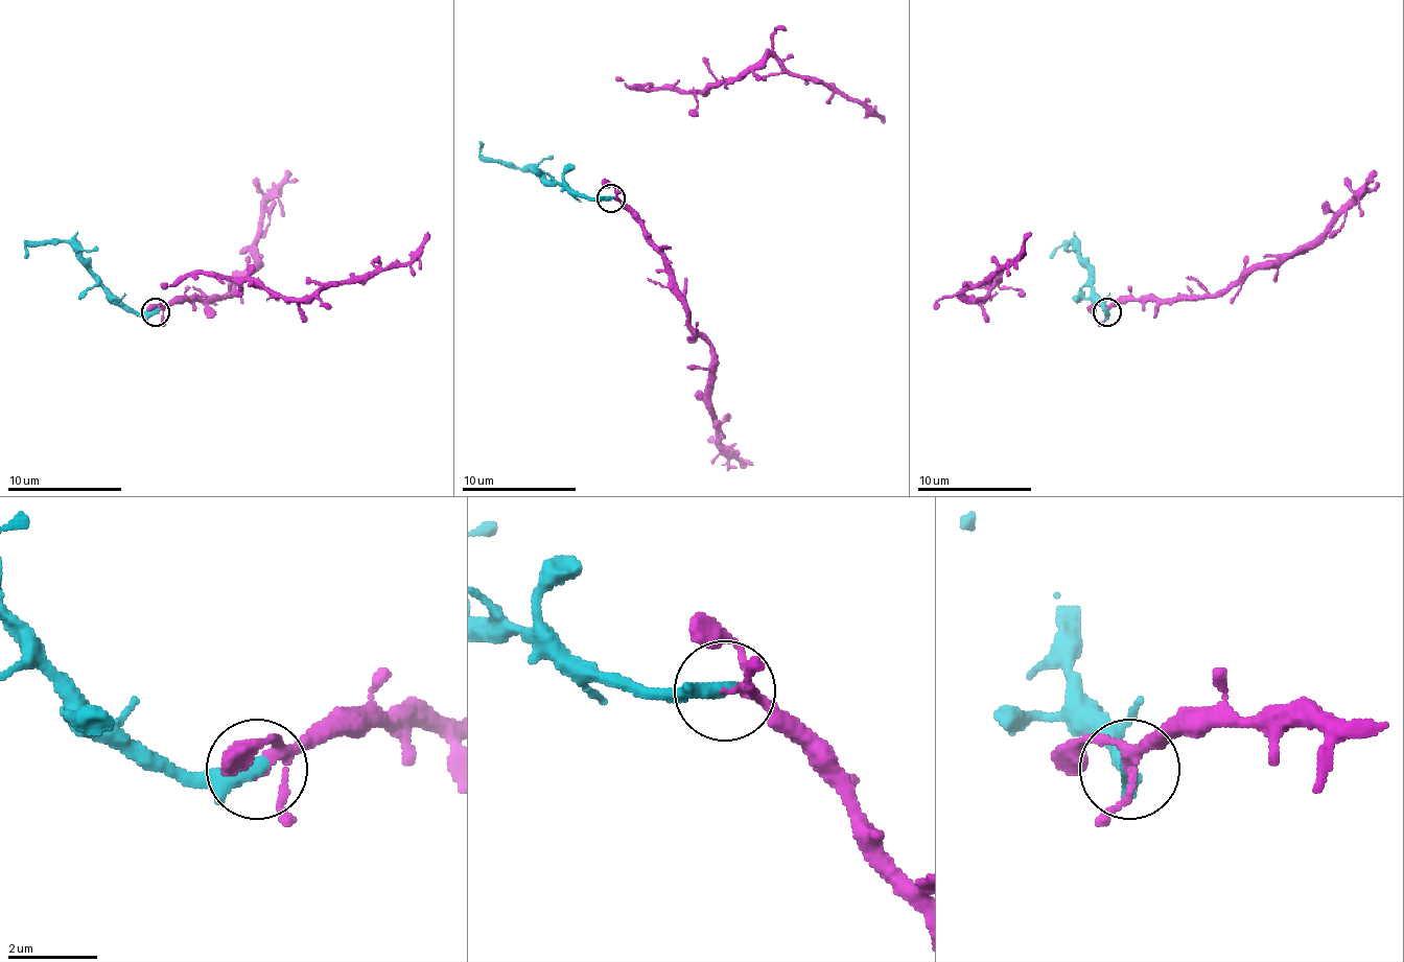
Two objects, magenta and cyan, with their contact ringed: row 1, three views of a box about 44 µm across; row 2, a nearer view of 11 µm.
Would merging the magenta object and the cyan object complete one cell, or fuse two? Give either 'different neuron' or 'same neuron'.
same neuron

